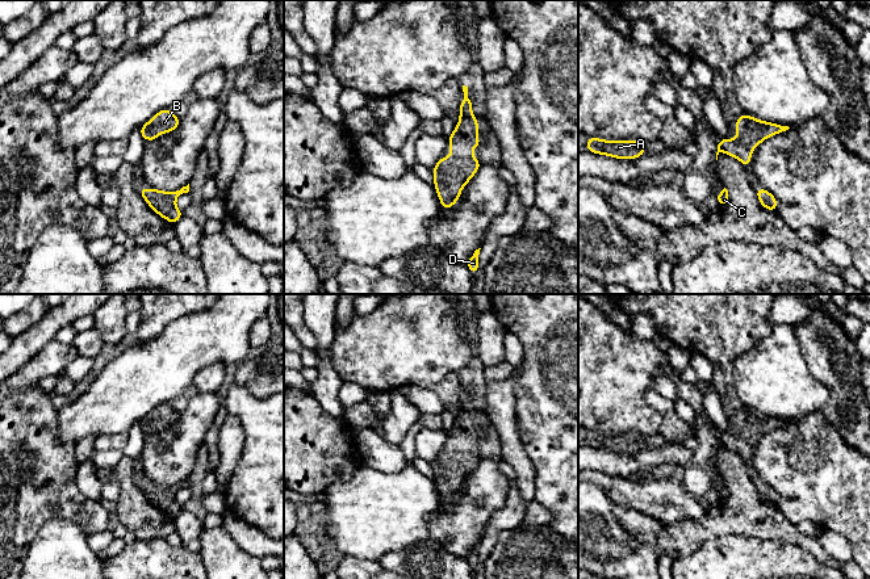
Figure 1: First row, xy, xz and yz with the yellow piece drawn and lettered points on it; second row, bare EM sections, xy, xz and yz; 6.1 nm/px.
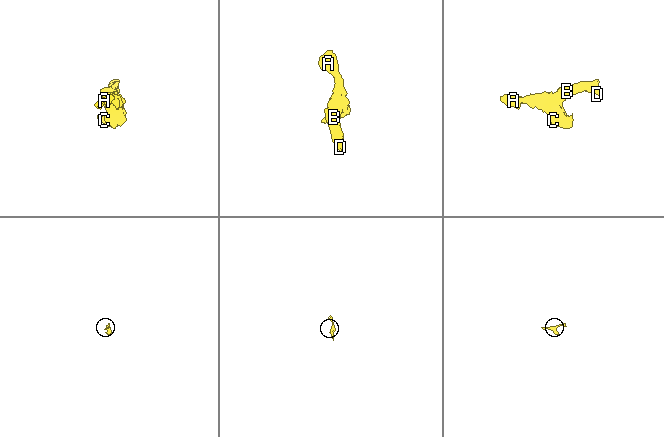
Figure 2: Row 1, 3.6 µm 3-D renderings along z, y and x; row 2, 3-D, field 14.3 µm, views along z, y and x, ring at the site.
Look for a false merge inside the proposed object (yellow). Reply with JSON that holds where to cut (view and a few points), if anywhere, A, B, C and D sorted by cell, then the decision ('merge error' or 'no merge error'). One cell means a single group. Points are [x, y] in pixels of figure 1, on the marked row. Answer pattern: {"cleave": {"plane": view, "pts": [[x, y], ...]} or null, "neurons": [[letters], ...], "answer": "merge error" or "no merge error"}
{"cleave": null, "neurons": [["A", "B", "C", "D"]], "answer": "no merge error"}

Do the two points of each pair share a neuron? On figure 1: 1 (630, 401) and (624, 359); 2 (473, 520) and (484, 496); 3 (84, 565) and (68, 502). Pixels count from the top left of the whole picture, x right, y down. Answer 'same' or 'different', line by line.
1: same
2: same
3: different

